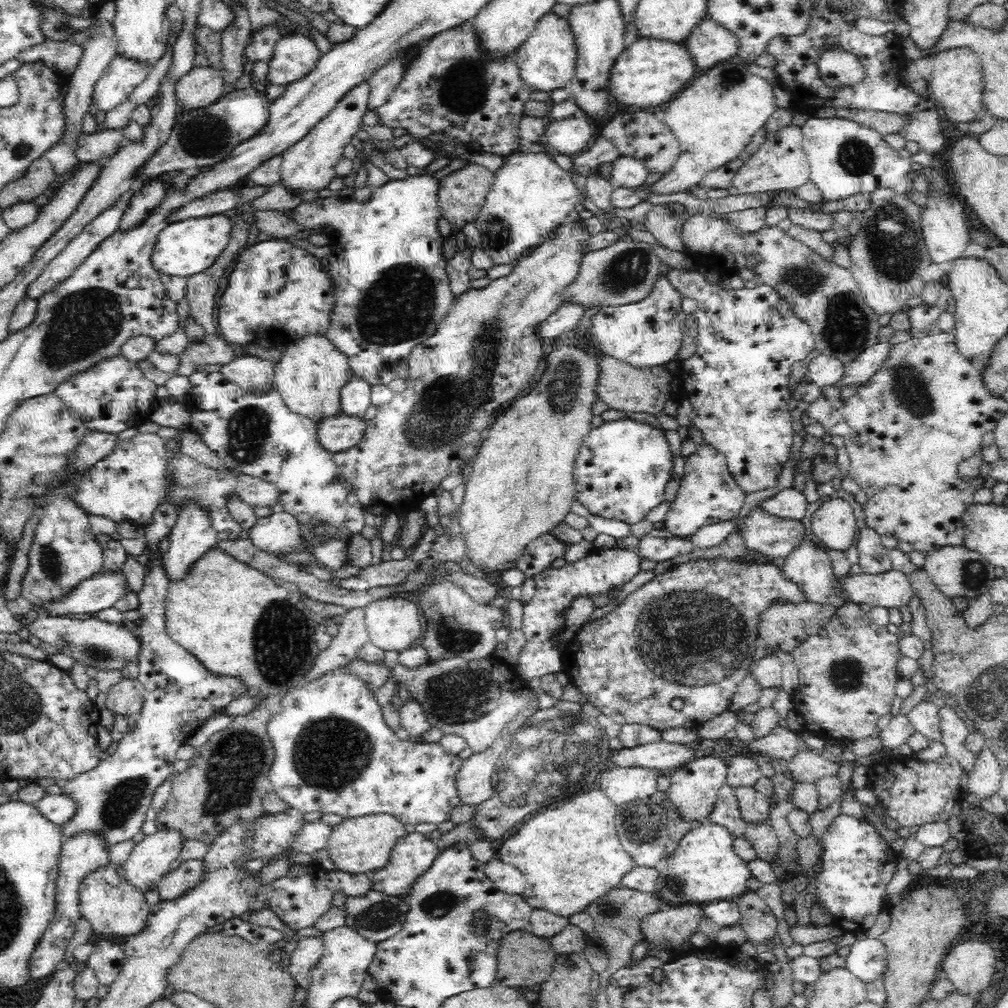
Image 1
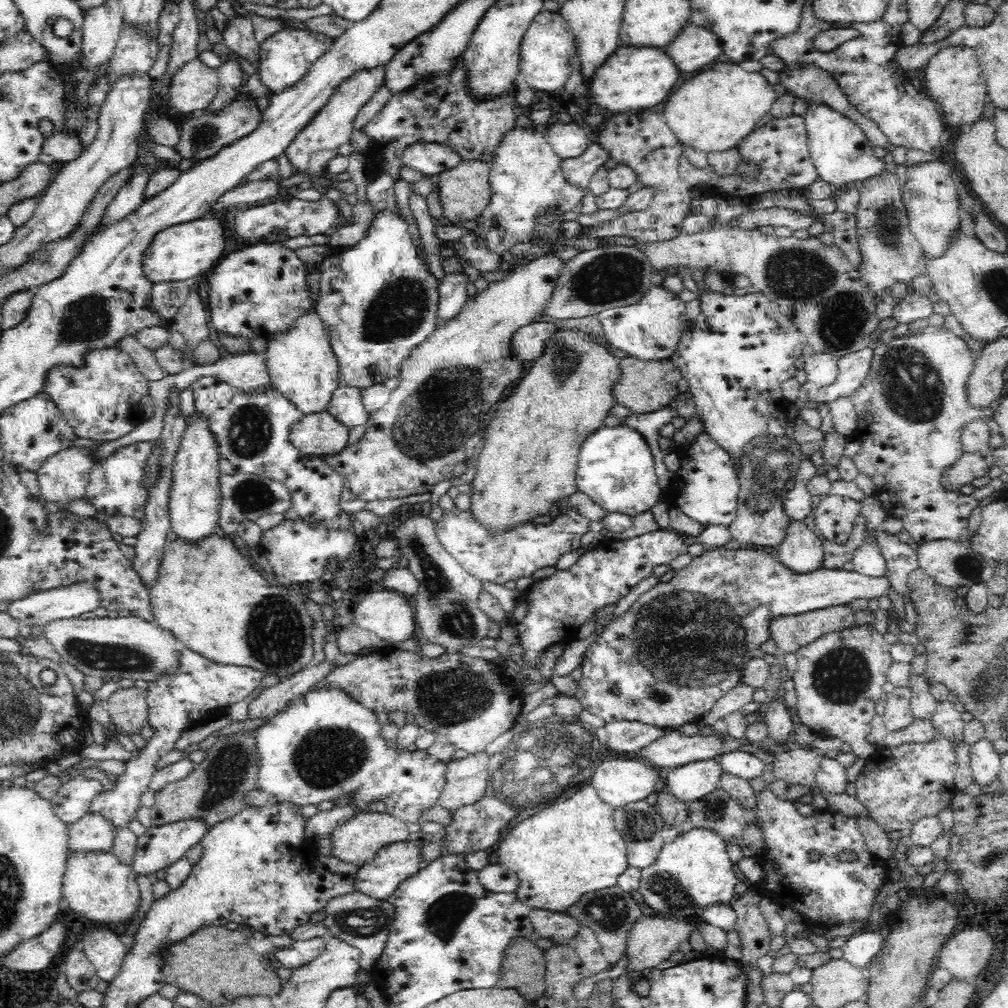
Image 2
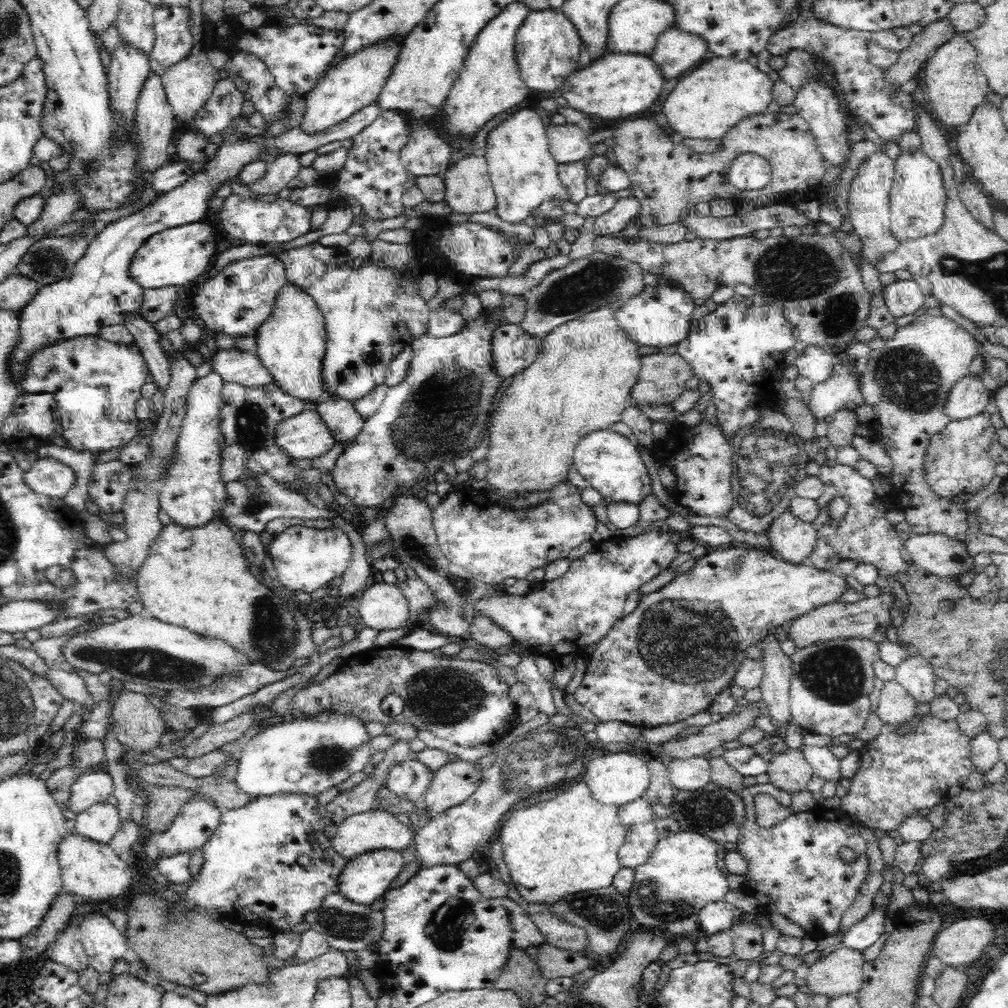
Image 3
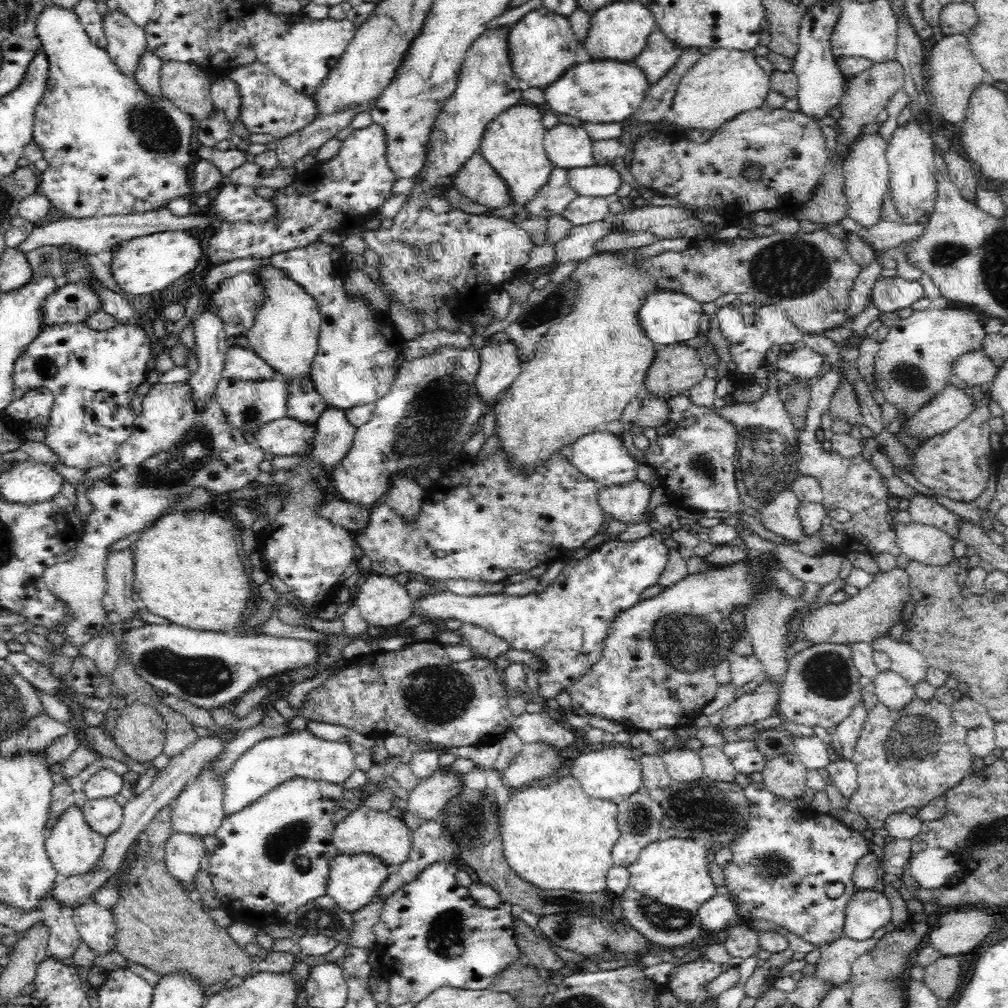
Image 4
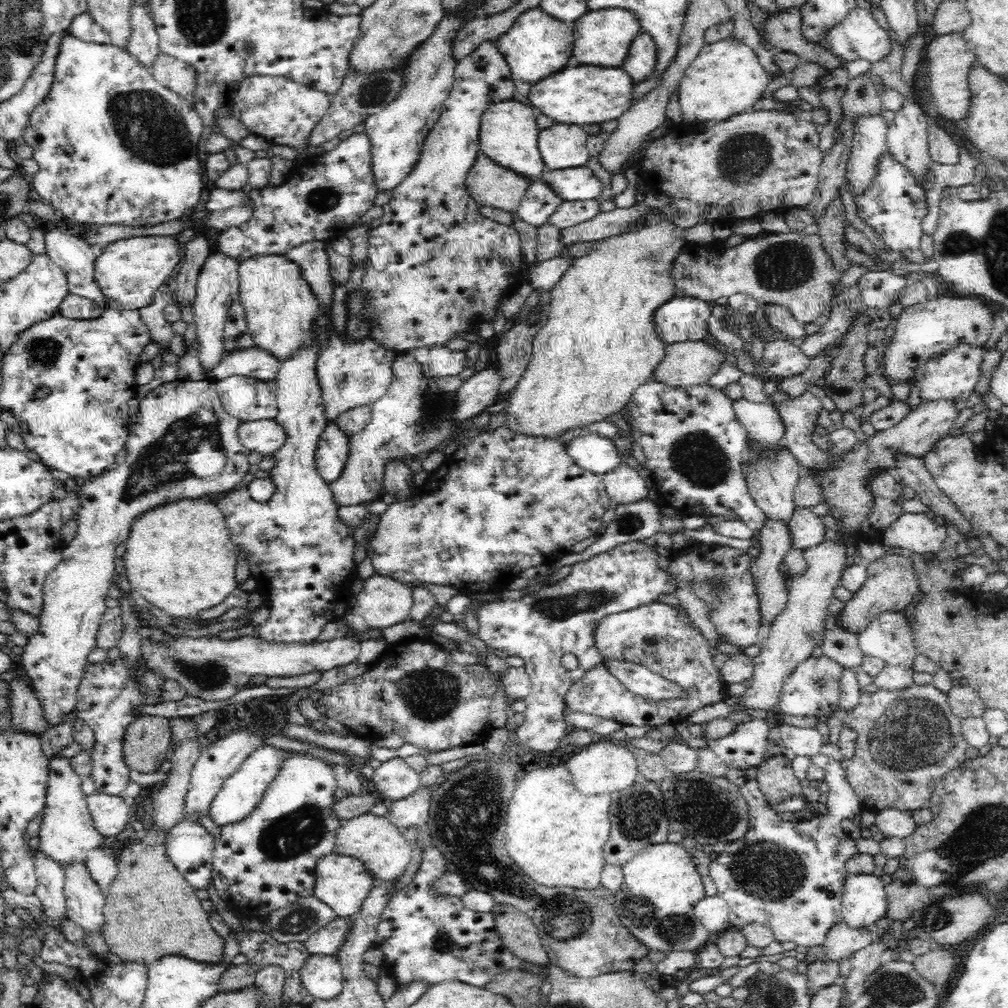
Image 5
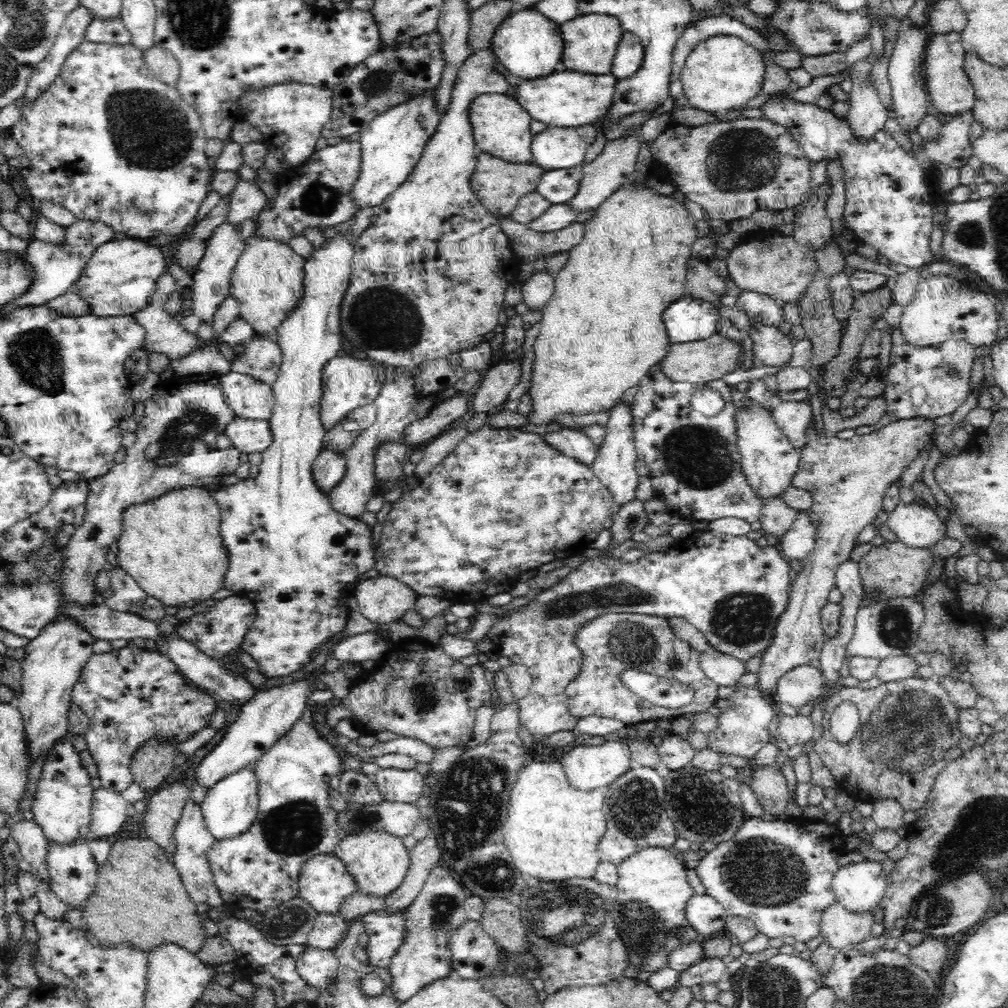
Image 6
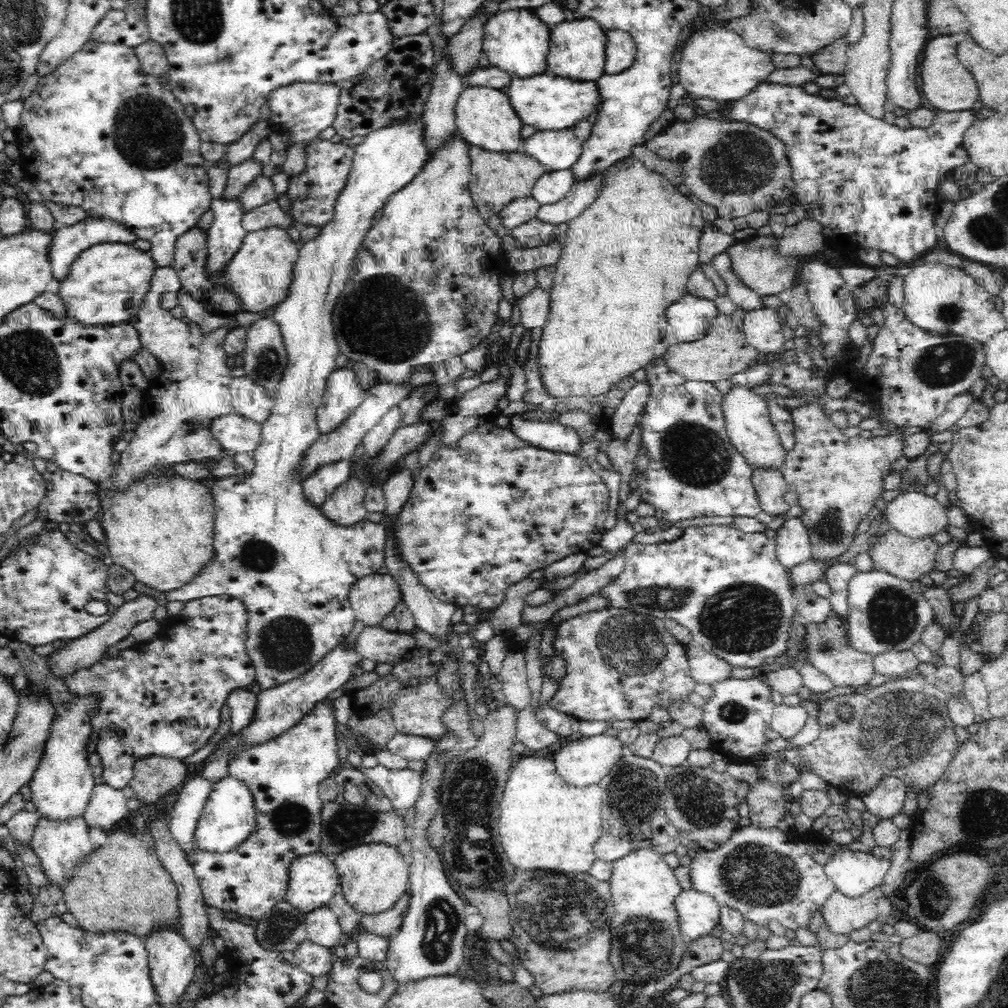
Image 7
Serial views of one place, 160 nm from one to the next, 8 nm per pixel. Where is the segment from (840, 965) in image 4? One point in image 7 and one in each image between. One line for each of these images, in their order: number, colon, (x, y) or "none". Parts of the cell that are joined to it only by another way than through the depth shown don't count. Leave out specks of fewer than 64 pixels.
5: (842, 942)
6: (840, 928)
7: (843, 915)

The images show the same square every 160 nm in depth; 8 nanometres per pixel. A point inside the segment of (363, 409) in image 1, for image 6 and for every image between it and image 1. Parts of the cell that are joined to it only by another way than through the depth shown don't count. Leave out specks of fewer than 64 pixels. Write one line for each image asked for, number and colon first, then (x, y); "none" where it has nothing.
2: (346, 405)
3: (341, 417)
4: (335, 434)
5: (332, 453)
6: (329, 467)

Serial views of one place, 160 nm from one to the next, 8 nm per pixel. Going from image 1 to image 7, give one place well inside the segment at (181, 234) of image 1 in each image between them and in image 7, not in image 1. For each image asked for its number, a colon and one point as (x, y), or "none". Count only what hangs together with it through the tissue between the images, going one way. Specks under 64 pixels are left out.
2: (189, 249)
3: (175, 256)
4: (145, 265)
5: (129, 271)
6: (120, 277)
7: (107, 283)

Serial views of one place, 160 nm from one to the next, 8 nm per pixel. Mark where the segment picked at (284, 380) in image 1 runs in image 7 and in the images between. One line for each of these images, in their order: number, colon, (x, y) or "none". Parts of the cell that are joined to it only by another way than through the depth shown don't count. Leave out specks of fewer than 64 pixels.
2: (302, 366)
3: (291, 344)
4: (285, 333)
5: (280, 306)
6: (268, 280)
7: (261, 272)

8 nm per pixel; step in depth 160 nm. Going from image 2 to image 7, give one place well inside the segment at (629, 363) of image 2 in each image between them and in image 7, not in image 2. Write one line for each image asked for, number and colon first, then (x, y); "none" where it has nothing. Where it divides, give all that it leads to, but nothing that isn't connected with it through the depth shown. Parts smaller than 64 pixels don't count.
3: (662, 379)
4: (675, 369)
5: (692, 363)
6: (699, 362)
7: (723, 351)

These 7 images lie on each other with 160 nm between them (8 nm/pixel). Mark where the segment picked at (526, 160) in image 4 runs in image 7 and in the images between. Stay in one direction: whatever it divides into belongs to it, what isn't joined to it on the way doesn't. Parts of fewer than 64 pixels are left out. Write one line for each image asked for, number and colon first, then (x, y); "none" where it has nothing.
5: (509, 133)
6: (501, 126)
7: (484, 116)

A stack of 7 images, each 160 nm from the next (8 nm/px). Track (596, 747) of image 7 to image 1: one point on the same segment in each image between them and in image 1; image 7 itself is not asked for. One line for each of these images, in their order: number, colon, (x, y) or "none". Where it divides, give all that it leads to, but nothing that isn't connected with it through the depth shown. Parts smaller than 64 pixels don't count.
1: (622, 785)
2: (619, 782)
3: (615, 779)
4: (614, 771)
5: (608, 767)
6: (587, 767)

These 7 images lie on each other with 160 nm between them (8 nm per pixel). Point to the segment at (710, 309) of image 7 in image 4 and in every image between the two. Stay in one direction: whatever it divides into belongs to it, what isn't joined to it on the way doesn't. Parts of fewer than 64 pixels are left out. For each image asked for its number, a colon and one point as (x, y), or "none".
4: (667, 317)
5: (682, 319)
6: (689, 319)

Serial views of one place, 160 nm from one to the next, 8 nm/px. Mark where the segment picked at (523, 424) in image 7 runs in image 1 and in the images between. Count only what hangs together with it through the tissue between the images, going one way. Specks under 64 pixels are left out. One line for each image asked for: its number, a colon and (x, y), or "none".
1: (621, 470)
2: (616, 469)
3: (611, 463)
4: (601, 456)
5: (599, 455)
6: (574, 444)

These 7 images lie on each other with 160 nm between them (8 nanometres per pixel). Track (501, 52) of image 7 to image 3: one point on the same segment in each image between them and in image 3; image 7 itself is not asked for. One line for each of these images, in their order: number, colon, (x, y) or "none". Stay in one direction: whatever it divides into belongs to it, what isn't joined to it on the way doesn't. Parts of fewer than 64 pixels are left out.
3: (548, 46)
4: (542, 46)
5: (537, 45)
6: (528, 44)

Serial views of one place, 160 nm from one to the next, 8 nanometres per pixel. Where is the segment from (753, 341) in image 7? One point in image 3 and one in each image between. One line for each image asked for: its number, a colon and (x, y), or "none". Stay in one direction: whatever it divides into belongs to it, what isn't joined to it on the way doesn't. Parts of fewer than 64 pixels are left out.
3: (816, 363)
4: (804, 362)
5: (783, 359)
6: (771, 347)

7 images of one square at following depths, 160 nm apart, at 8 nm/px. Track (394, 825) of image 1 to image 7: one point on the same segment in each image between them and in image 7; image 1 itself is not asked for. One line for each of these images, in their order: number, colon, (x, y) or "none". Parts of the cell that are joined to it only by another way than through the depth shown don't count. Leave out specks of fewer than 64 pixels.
2: (356, 841)
3: (377, 829)
4: (364, 830)
5: (375, 840)
6: (378, 861)
7: (373, 876)

